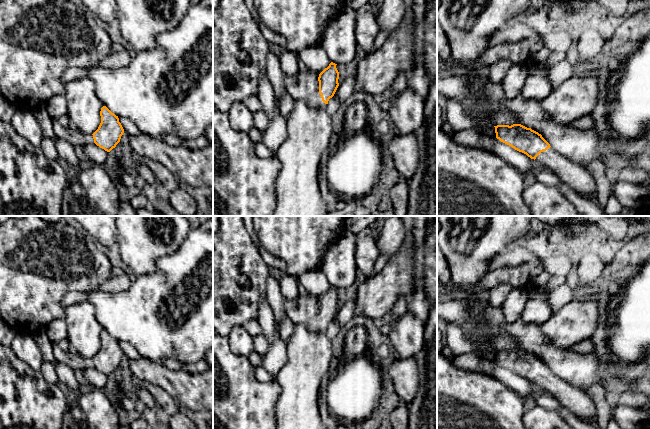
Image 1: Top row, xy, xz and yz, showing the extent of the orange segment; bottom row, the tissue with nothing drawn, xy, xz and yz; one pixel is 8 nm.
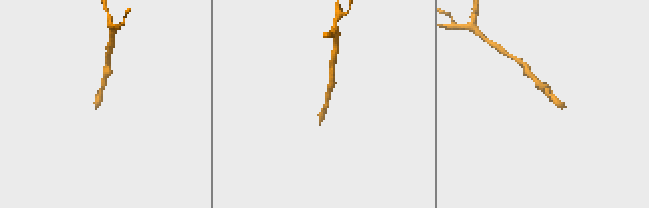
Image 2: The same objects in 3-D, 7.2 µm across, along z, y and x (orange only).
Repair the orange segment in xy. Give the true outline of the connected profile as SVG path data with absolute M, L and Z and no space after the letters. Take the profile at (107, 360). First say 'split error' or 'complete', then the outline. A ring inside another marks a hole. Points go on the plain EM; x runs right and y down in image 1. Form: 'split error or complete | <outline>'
split error | M106 330L100 335L101 347L98 353L91 358L84 358L73 351L63 351L57 345L53 347L54 360L74 370L78 375L86 368L95 367L100 372L110 376L120 366L124 353L118 340Z

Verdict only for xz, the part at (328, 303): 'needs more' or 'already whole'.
needs more

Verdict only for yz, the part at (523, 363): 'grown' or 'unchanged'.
grown

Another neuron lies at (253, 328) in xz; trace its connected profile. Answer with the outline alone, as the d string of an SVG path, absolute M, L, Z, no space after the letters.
M253 320L253 321L246 322L246 323L243 325L243 328L244 328L252 337L256 337L256 336L262 334L262 329L261 329L259 323L257 322L257 320Z

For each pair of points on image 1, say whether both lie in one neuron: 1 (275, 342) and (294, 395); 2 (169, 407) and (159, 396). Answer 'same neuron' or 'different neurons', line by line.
1: different neurons
2: same neuron

